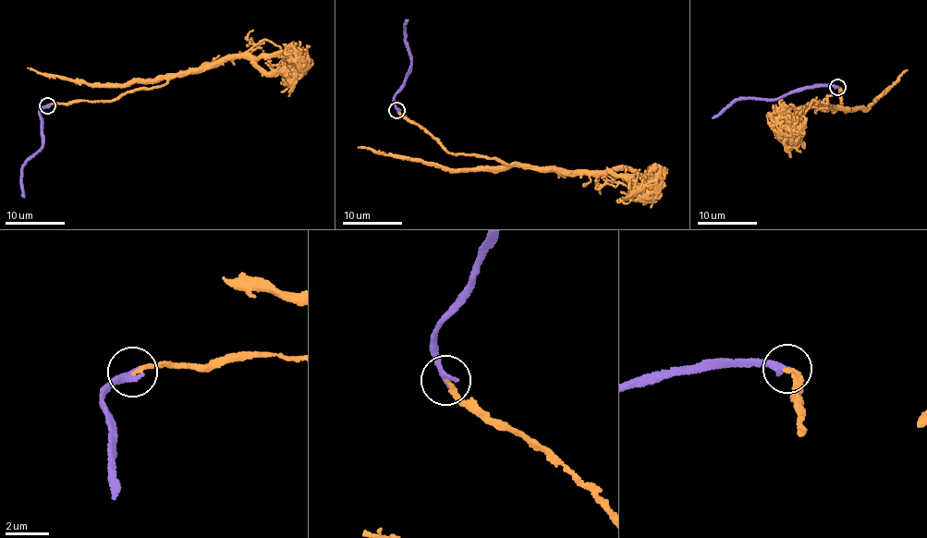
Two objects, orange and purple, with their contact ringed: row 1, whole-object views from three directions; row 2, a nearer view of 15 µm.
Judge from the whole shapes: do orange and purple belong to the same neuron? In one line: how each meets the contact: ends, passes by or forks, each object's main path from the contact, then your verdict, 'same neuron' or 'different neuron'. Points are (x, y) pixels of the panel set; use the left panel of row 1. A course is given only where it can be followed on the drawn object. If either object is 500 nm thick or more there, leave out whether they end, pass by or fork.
orange ends; purple ends; course orange (47, 104), (113, 100), (138, 89), (159, 88), (177, 76), (205, 71), (227, 59), (302, 56), (307, 45); course purple (47, 104), (38, 111), (41, 149), (22, 165), (19, 183), (24, 196); same neuron

